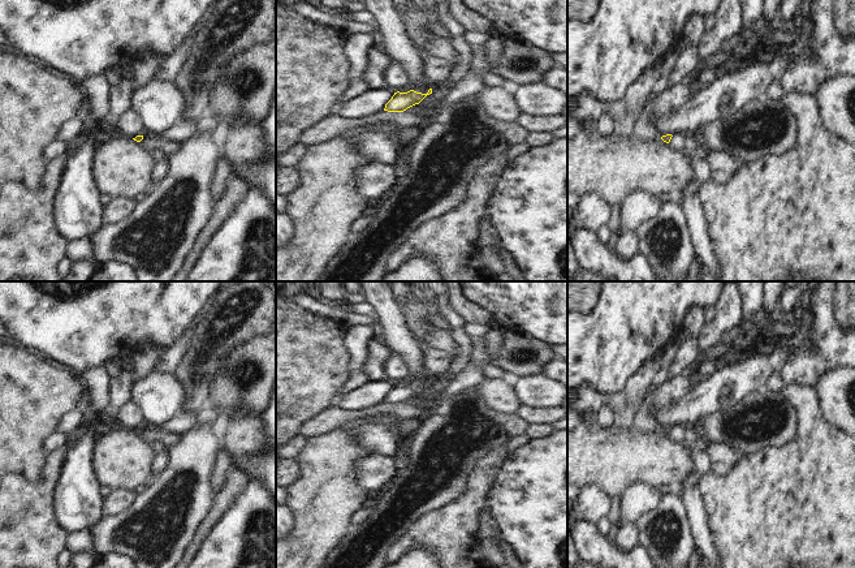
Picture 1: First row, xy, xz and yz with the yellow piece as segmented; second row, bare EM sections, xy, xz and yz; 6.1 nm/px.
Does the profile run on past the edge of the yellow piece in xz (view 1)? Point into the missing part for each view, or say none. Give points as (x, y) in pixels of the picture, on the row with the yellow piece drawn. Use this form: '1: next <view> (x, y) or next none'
1: next none

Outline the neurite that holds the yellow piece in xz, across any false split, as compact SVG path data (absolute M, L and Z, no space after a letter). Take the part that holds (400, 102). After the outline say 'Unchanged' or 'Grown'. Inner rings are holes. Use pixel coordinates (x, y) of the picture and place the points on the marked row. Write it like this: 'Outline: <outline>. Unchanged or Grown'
Outline: M432 89L427 94L410 90L407 92L394 92L392 99L385 104L384 111L388 112L403 112L407 108L419 104L427 95L432 94Z. Unchanged

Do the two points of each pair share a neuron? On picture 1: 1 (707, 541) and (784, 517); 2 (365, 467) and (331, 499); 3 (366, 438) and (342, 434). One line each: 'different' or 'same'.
1: different
2: different
3: different

